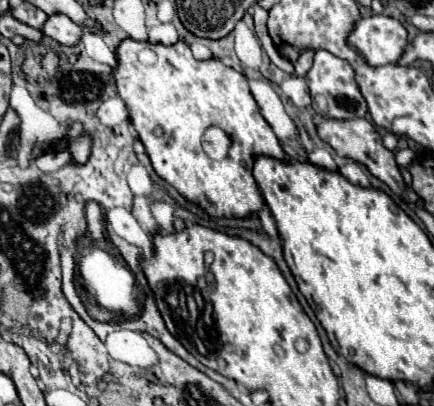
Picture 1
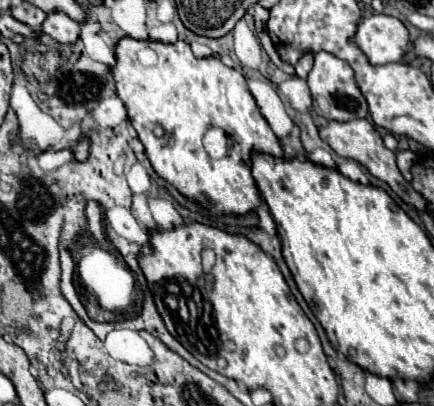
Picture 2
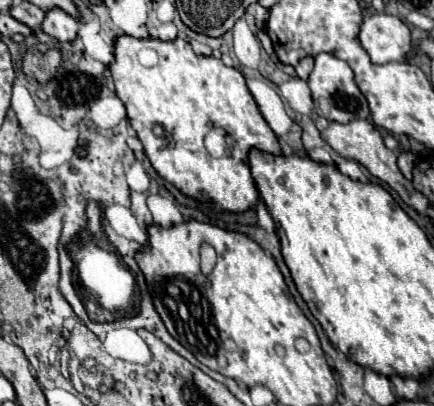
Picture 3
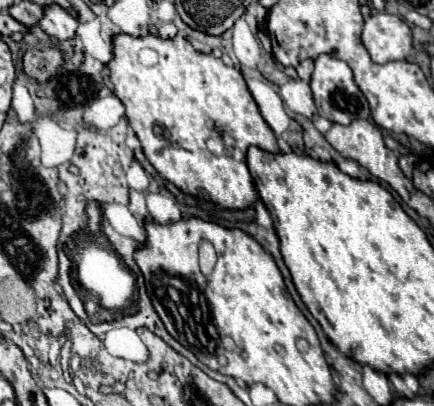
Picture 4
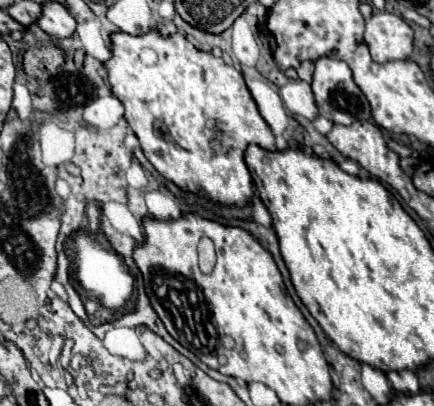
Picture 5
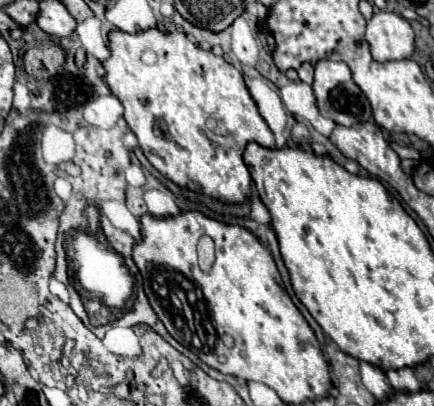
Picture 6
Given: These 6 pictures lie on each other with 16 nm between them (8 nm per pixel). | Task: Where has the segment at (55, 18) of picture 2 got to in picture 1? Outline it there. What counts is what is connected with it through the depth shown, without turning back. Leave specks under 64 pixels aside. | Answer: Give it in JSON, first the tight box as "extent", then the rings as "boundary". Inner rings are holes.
{"extent":[42,14,82,46],"boundary":[[[62,14],[50,16],[46,20],[42,32],[62,46],[76,46],[82,36],[82,28],[78,24],[74,24],[68,16],[62,16]]]}

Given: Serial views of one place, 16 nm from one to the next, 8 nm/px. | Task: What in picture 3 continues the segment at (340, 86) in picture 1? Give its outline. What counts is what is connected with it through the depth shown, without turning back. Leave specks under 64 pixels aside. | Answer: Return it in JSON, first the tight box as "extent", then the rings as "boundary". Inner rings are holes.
{"extent":[308,52,370,122],"boundary":[[[320,52],[314,58],[314,70],[308,76],[308,86],[312,90],[312,100],[314,100],[314,112],[326,120],[336,120],[336,122],[350,122],[356,118],[368,118],[370,110],[368,110],[368,102],[362,96],[360,88],[354,82],[354,72],[352,68],[326,52]]]}

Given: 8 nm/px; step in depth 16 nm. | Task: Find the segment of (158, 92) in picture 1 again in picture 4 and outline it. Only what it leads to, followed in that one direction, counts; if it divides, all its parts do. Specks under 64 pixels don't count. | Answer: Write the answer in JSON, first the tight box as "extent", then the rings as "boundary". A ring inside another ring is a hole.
{"extent":[108,34,280,210],"boundary":[[[128,34],[116,36],[114,58],[112,64],[108,64],[108,70],[110,70],[110,80],[114,84],[114,94],[126,106],[126,118],[134,128],[138,140],[142,142],[146,158],[162,178],[172,182],[184,194],[204,198],[212,202],[216,208],[246,210],[254,206],[258,194],[254,190],[254,180],[246,166],[246,152],[250,146],[258,146],[264,152],[278,154],[280,148],[276,144],[276,136],[272,128],[268,128],[266,120],[260,116],[240,70],[226,66],[220,58],[212,54],[196,54],[192,44],[182,36],[176,36],[172,40],[162,40],[152,34],[144,38],[134,38]],[[214,128],[220,128],[224,132],[222,156],[214,156],[206,148],[206,138]]]}

